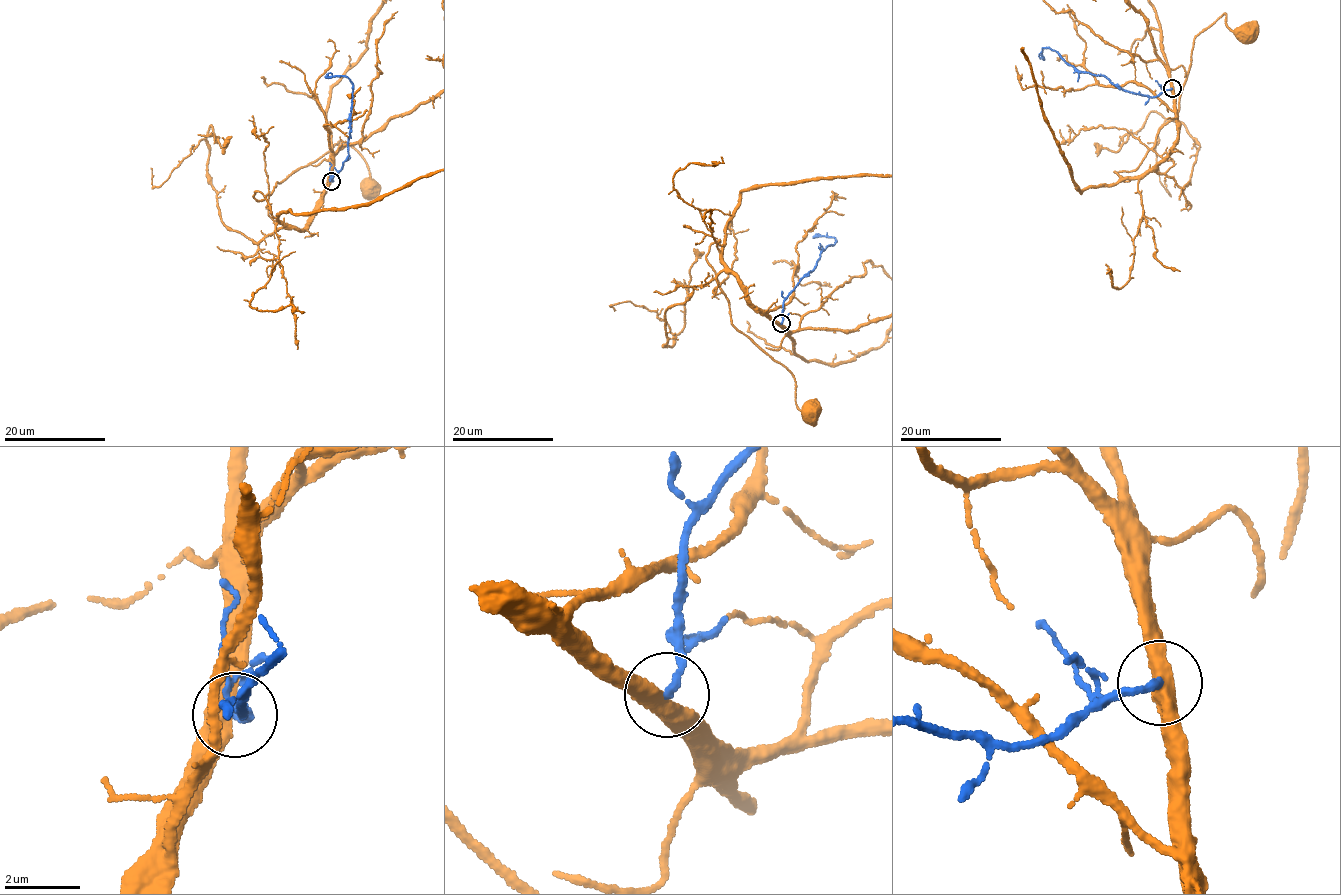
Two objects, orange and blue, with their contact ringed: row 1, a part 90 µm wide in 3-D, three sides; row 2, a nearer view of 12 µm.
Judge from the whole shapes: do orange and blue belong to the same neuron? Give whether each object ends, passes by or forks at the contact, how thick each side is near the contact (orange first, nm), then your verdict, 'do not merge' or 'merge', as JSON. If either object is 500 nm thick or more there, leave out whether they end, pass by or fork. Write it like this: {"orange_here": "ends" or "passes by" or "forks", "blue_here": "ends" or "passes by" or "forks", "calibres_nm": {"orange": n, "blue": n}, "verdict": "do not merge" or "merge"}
{"orange_here": "passes by", "blue_here": "ends", "calibres_nm": {"orange": 480, "blue": 200}, "verdict": "do not merge"}

